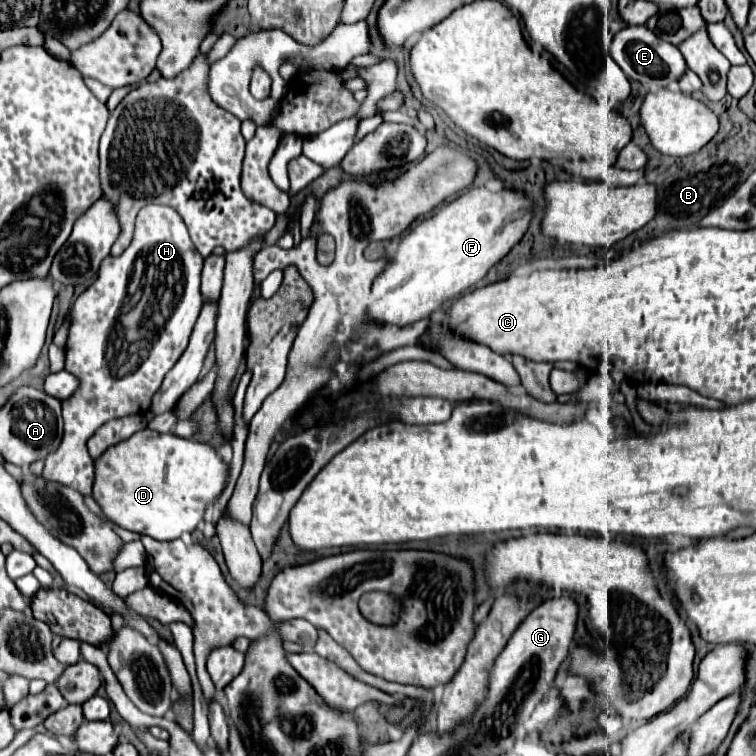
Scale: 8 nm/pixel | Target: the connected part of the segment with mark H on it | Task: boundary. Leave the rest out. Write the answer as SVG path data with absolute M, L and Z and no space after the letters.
M147 204L141 208L135 222L135 236L131 246L121 256L107 256L101 262L97 280L75 300L71 306L69 338L67 338L67 360L65 370L81 380L81 386L73 398L63 404L65 434L61 446L47 456L41 478L57 482L67 488L77 488L81 496L91 496L95 480L95 460L87 452L87 440L109 420L123 418L125 414L139 414L149 408L153 394L159 390L161 380L177 358L185 352L193 326L201 312L201 268L203 258L197 254L189 240L187 226L181 216L163 204Z

